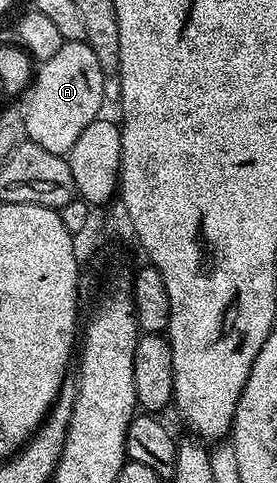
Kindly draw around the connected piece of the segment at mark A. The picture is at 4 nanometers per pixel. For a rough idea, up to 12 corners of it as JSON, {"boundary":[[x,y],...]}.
{"boundary":[[65,42],[36,68],[28,142],[68,156],[102,114],[106,68]]}

